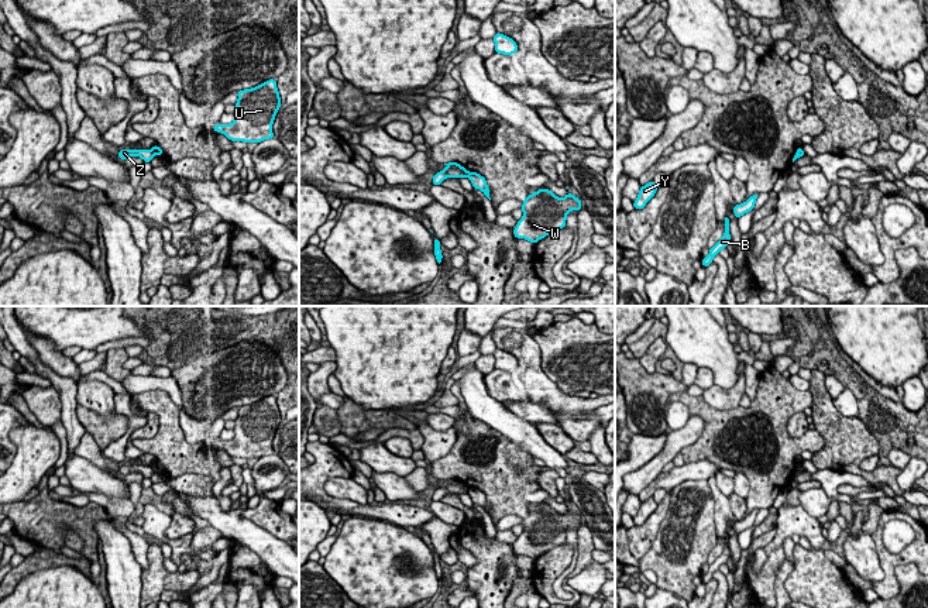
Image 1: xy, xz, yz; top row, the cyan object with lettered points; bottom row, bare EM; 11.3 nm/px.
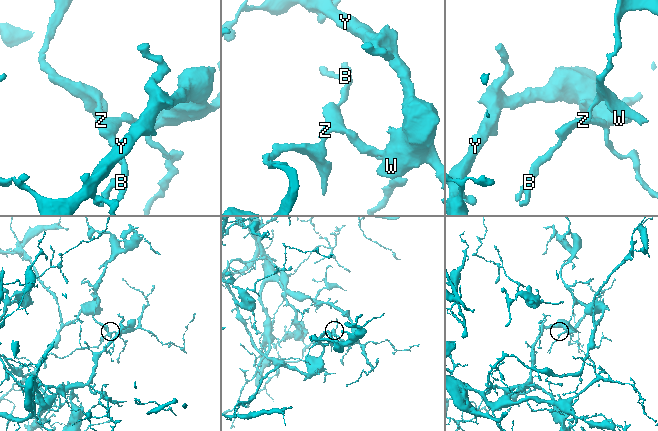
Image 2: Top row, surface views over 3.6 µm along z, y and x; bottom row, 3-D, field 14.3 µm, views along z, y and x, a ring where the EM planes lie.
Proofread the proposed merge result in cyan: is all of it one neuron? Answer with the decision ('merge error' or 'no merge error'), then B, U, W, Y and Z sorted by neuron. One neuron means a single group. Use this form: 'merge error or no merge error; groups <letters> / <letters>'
merge error; groups B Z / U W Y

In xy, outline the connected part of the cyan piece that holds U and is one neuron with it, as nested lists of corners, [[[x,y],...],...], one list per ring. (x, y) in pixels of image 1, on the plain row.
[[[269,395],[255,403],[237,408],[234,437],[216,440],[213,446],[231,457],[261,458],[274,454],[272,440],[281,423],[276,396]]]

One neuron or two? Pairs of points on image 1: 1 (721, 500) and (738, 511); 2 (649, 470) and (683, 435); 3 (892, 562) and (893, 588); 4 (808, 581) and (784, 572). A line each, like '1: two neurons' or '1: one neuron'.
1: two neurons
2: one neuron
3: one neuron
4: two neurons

